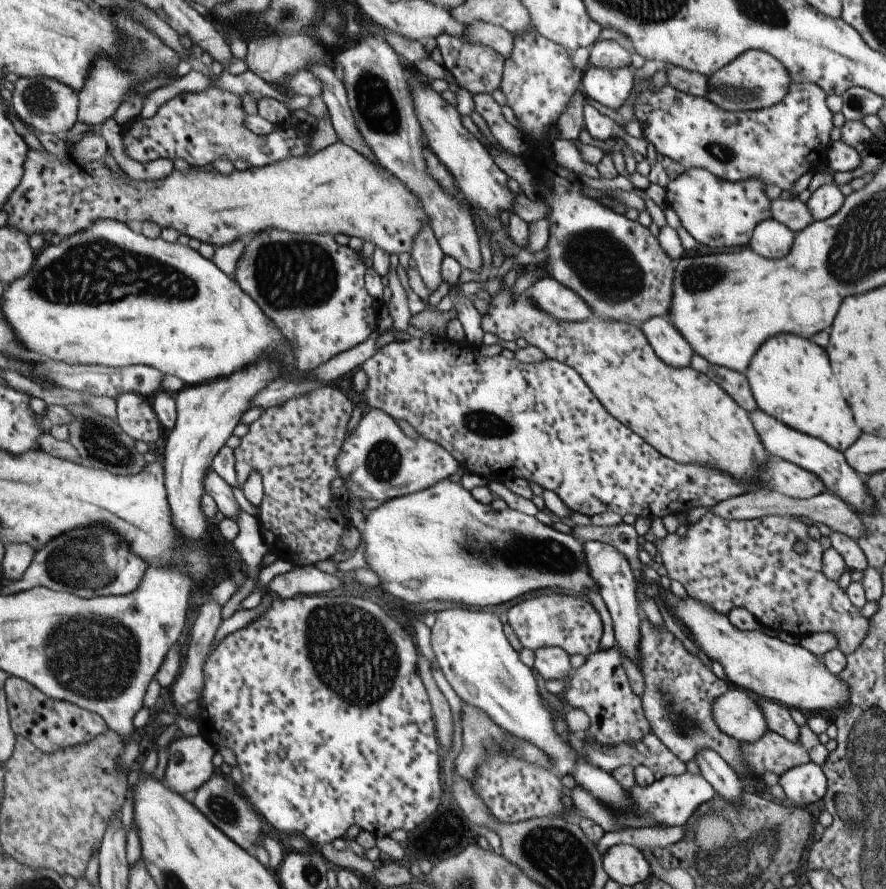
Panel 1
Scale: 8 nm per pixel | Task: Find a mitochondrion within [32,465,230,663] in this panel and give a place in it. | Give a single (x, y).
(91, 569)

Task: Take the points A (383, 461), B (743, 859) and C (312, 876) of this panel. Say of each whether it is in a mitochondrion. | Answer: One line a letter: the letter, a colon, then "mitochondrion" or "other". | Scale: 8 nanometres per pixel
A: mitochondrion
B: mitochondrion
C: mitochondrion

